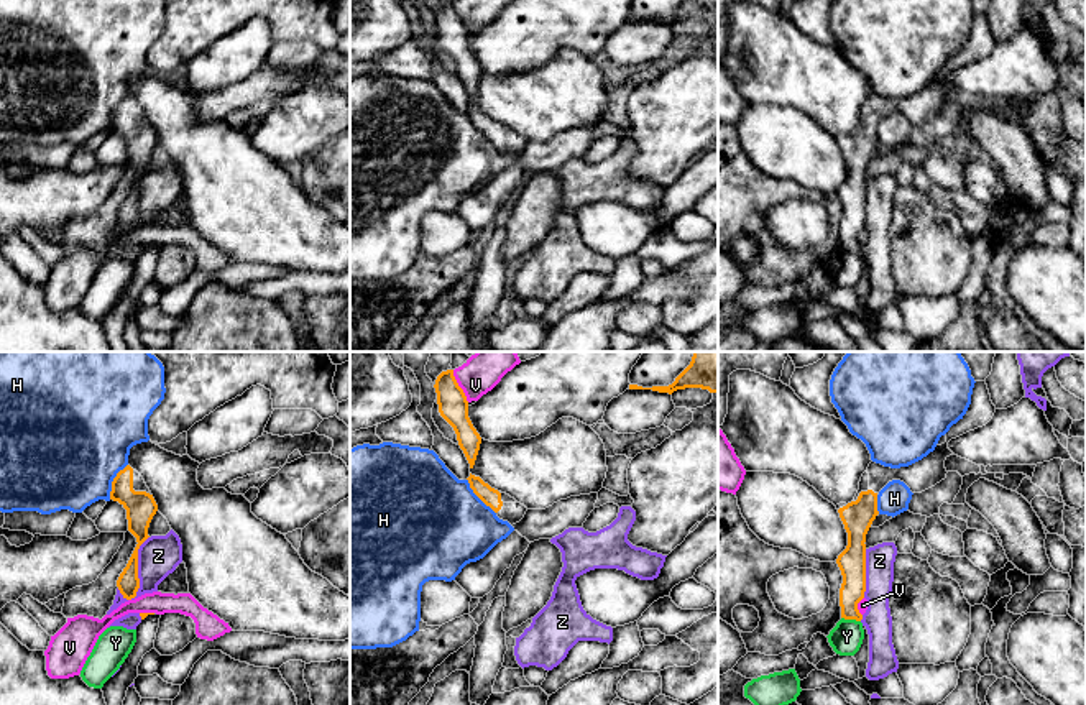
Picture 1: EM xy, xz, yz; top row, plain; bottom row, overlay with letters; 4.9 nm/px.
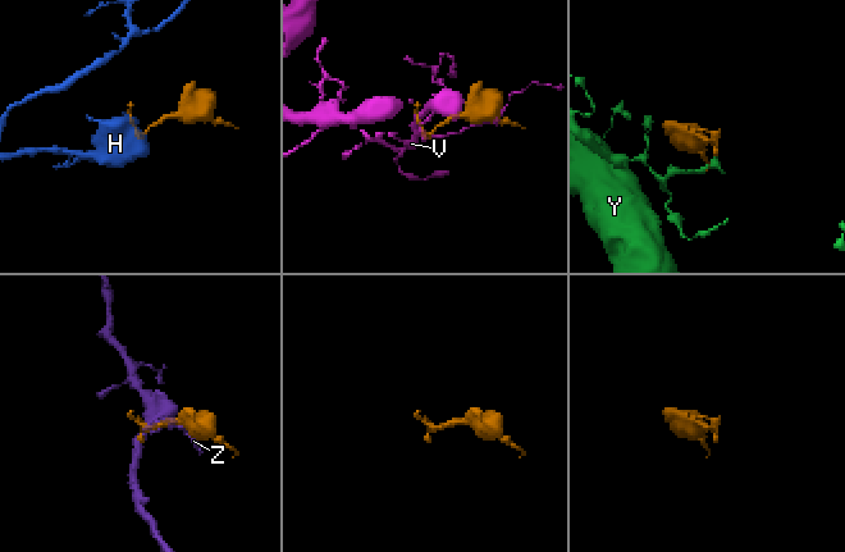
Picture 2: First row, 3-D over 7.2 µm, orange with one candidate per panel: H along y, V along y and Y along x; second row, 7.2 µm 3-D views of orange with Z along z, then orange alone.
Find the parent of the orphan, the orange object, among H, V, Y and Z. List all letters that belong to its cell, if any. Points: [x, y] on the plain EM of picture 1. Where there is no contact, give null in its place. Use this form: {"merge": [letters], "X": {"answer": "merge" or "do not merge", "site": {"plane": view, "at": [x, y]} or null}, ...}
{"merge": [], "H": {"answer": "do not merge", "site": {"plane": "xy", "at": [112, 114]}}, "V": {"answer": "do not merge", "site": {"plane": "xz", "at": [459, 18]}}, "Y": {"answer": "do not merge", "site": {"plane": "yz", "at": [851, 250]}}, "Z": {"answer": "do not merge", "site": {"plane": "xy", "at": [137, 201]}}}

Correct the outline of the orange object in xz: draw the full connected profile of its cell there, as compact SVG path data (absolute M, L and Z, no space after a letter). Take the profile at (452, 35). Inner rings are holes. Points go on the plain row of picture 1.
M453 2L442 3L435 12L435 25L440 48L453 59L460 81L470 100L473 100L481 69L468 49L468 33L458 18Z

